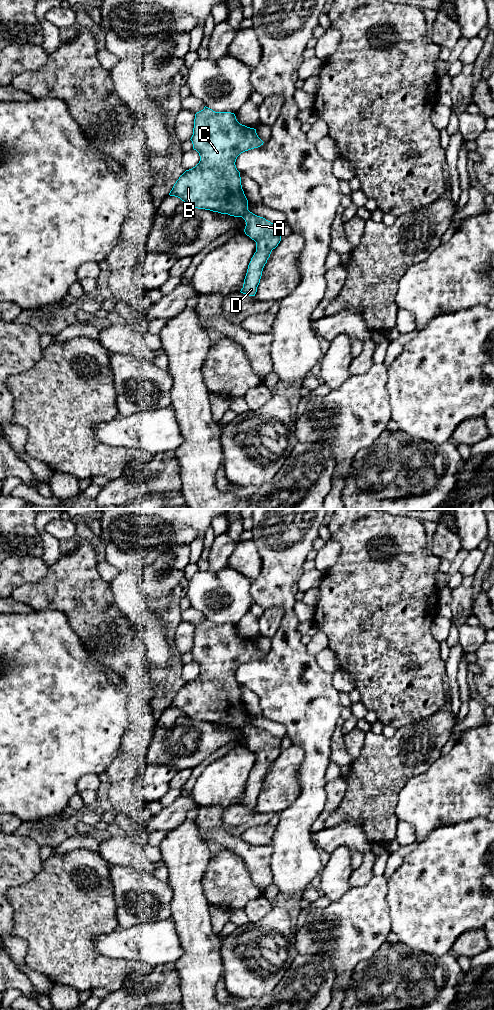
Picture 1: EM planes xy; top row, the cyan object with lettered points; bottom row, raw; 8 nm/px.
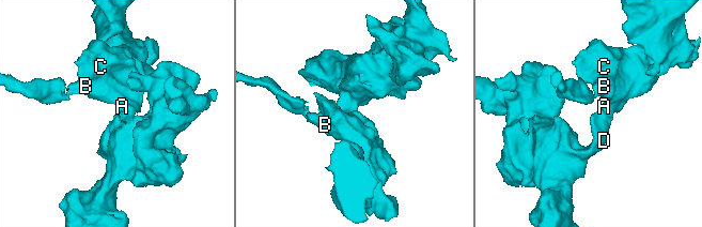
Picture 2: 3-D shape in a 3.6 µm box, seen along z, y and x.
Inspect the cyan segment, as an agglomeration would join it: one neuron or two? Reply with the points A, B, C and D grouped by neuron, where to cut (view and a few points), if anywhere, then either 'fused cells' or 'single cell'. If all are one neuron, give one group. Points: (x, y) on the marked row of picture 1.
groups A B C D; cut none; single cell

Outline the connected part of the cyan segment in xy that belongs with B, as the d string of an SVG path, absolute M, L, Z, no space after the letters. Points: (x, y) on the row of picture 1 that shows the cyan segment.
M206 106L195 114L193 135L190 140L193 149L199 153L200 161L179 177L169 195L180 198L193 208L242 217L245 220L244 232L256 242L256 252L248 265L240 292L255 296L263 268L272 250L281 241L281 227L248 210L248 200L242 189L240 172L237 170L235 162L241 153L258 148L264 142L258 137L256 129L240 124L234 113L215 112Z

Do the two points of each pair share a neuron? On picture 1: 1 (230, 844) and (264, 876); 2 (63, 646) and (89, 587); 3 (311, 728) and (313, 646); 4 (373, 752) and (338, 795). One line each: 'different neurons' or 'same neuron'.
1: same neuron
2: different neurons
3: different neurons
4: different neurons

